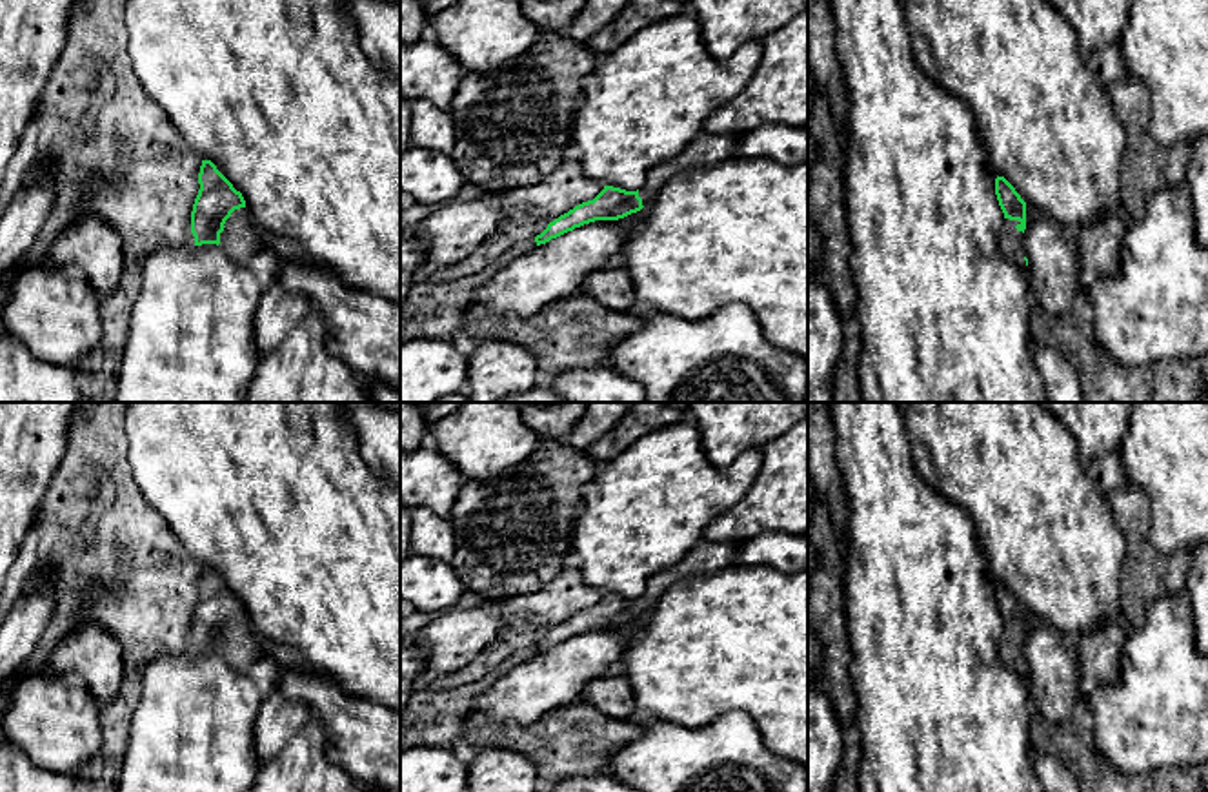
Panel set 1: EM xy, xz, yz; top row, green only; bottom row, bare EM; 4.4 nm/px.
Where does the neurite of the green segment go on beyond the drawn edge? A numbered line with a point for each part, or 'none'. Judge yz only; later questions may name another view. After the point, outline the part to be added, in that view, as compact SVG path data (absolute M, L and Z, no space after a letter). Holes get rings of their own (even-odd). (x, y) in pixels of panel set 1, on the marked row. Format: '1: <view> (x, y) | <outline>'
1: yz (1010, 241) | M1004 218L1001 235L999 235L999 246L1004 257L1013 260L1021 269L1026 271L1026 251L1022 244L1022 231L1019 231L1015 226L1021 224L1019 220Z

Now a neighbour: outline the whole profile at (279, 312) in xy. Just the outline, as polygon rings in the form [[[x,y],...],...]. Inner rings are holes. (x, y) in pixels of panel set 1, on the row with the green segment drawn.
[[[271,282],[253,320],[253,346],[260,359],[273,353],[309,311],[309,299]]]

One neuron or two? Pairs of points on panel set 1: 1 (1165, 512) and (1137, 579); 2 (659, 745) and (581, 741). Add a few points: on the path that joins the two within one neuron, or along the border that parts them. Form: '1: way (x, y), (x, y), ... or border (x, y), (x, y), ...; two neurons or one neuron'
1: border (1148, 503), (1148, 541), (1165, 554), (1188, 550); two neurons
2: border (646, 720), (646, 729), (614, 754), (604, 772); two neurons

